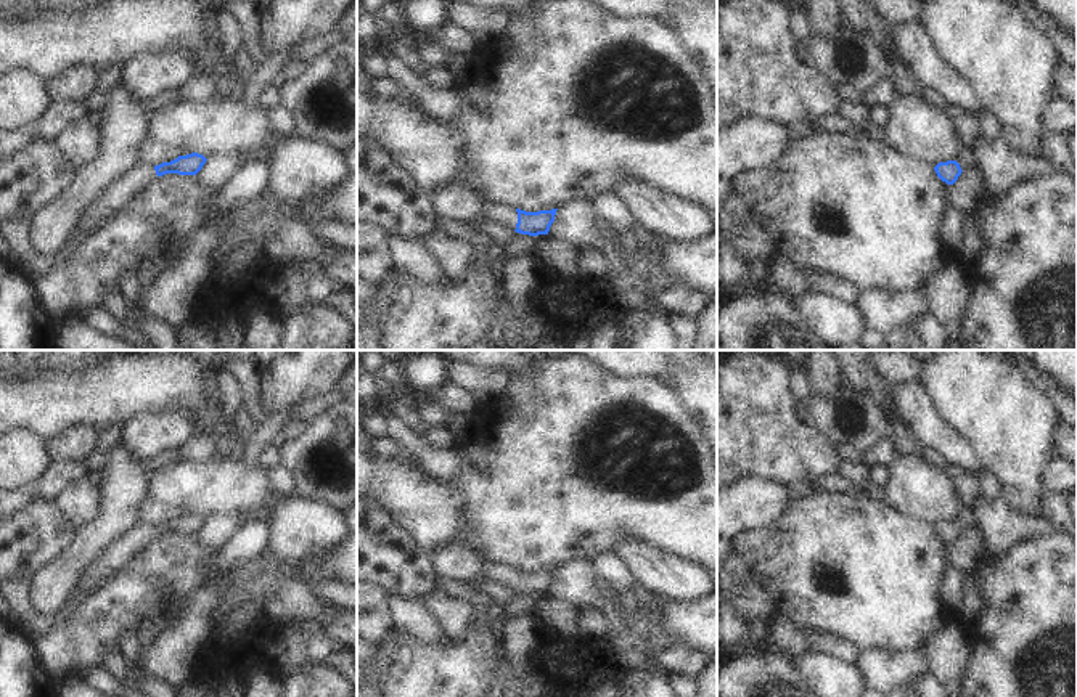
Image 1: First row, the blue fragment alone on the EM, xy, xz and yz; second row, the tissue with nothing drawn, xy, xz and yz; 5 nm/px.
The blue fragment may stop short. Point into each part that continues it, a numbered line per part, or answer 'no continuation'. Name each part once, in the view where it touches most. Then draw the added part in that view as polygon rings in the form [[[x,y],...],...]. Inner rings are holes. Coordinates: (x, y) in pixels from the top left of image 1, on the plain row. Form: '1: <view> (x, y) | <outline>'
1: xz (499, 572) | [[[487,562],[484,569],[484,577],[487,580],[497,581],[500,585],[505,585],[516,589],[518,583],[518,572],[514,567],[502,564],[502,562]]]

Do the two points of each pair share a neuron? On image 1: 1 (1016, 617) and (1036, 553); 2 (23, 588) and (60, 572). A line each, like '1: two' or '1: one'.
1: one
2: two

